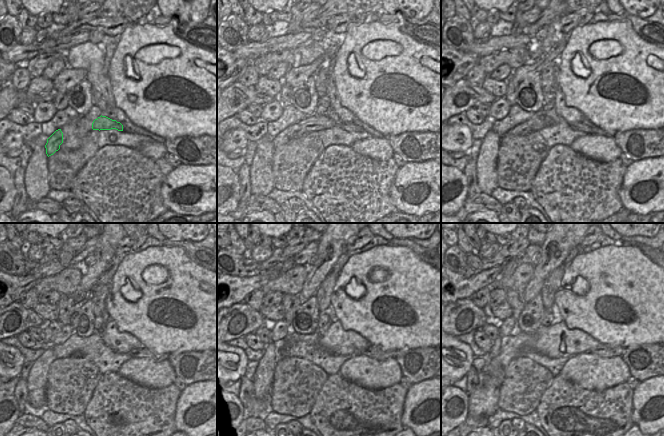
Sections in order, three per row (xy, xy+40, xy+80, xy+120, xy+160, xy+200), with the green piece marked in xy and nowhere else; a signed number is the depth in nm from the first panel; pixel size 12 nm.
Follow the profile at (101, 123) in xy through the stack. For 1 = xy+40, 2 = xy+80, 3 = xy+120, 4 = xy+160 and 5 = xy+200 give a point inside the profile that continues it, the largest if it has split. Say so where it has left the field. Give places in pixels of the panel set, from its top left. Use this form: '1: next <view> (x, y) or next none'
1: next xy+40 (312, 123)
2: next xy+80 (536, 123)
3: next xy+120 (142, 352)
4: next xy+160 (374, 352)
5: next xy+200 (603, 351)

